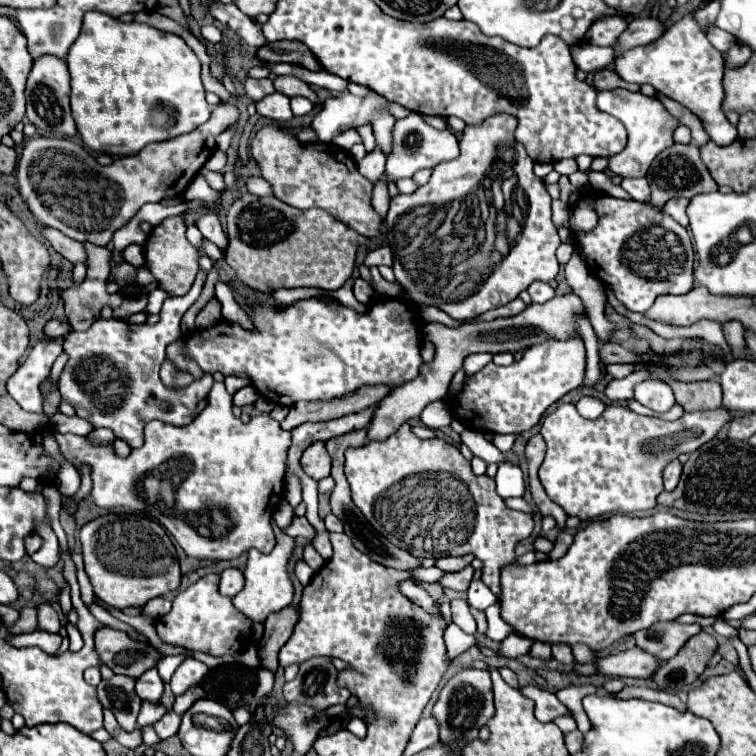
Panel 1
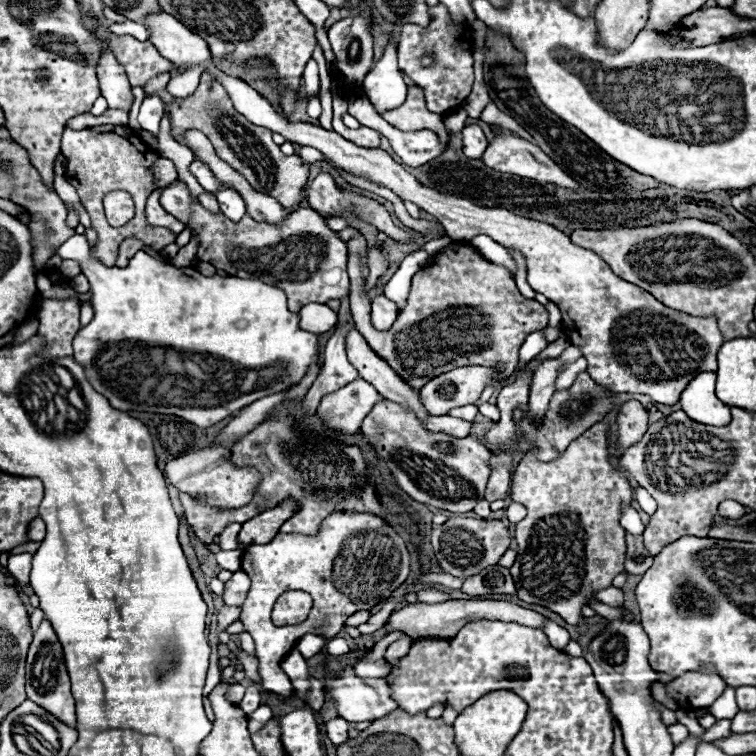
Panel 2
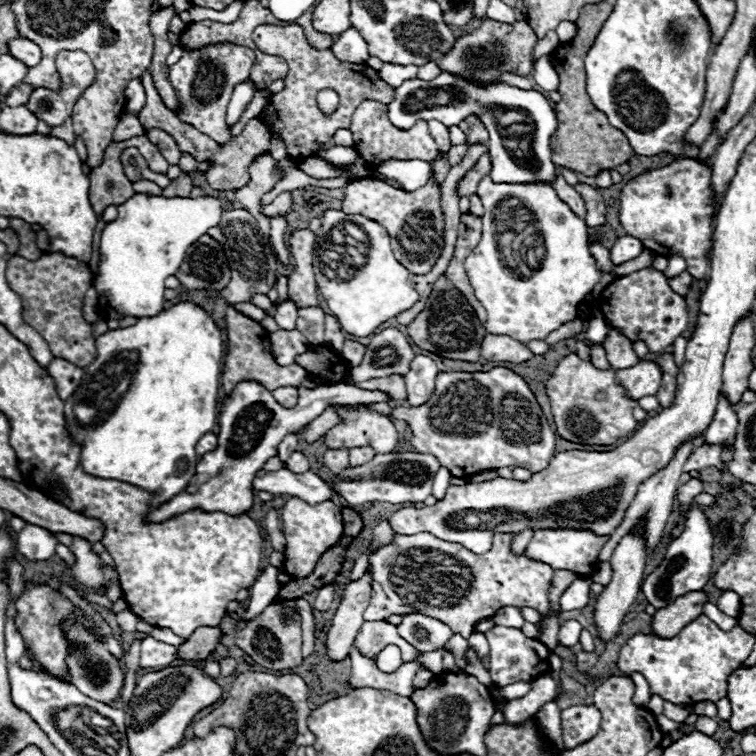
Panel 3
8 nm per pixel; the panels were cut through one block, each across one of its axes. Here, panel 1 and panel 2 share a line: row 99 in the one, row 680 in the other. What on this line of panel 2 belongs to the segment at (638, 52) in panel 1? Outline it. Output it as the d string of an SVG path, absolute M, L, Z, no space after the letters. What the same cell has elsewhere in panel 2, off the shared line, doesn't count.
M684 672L664 686L680 710L706 708L726 690L726 682L720 676L702 672Z

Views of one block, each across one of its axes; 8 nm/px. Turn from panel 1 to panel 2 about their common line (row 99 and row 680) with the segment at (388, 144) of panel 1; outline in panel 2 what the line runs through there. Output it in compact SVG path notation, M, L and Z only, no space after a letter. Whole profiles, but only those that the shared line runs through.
M344 666L340 672L330 674L326 678L326 690L332 694L332 700L336 704L338 716L348 720L348 722L366 722L366 720L378 720L388 716L394 708L398 708L398 704L390 698L390 688L386 686L386 680L382 678L368 678L368 680L360 680L354 676L354 668L352 666Z

